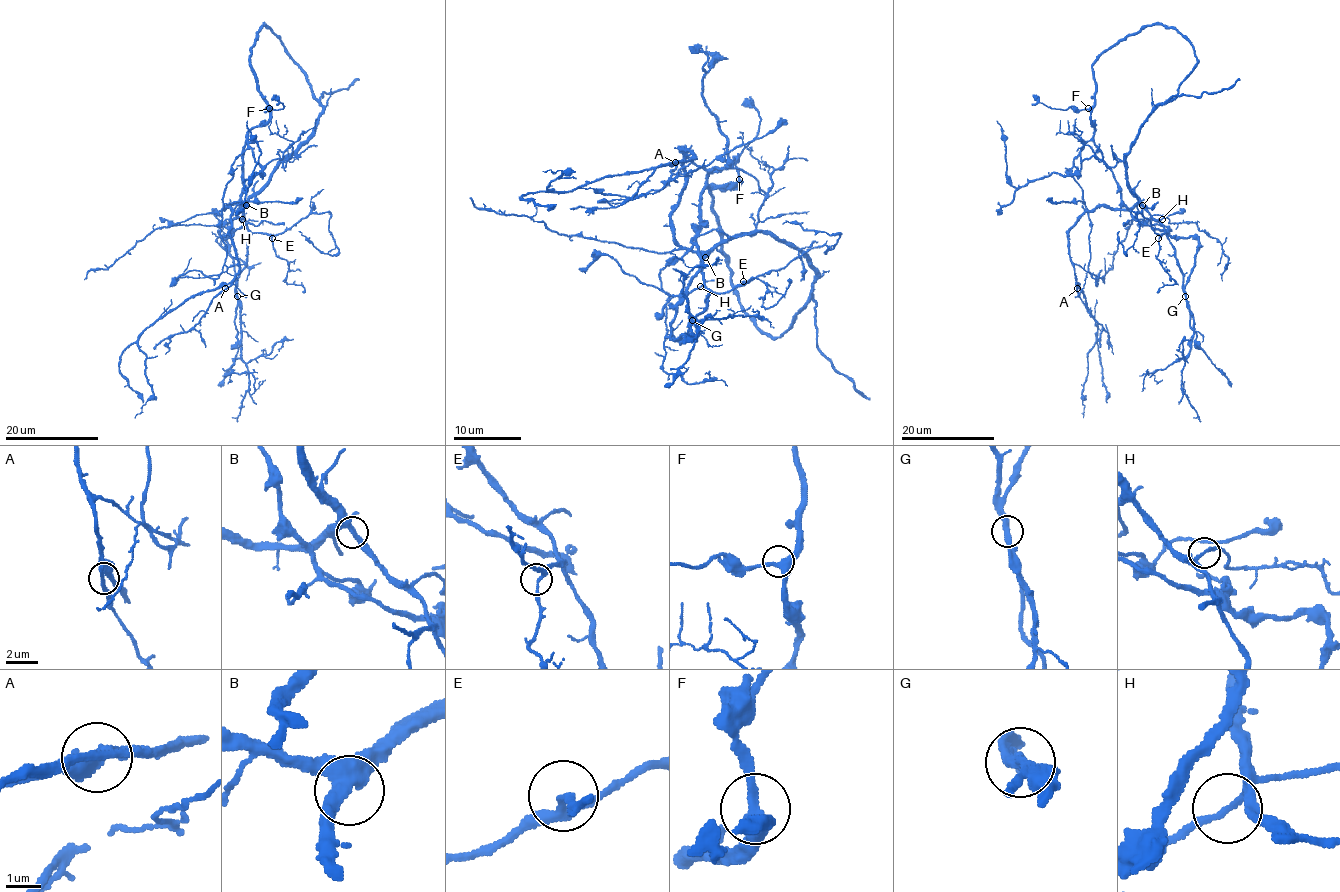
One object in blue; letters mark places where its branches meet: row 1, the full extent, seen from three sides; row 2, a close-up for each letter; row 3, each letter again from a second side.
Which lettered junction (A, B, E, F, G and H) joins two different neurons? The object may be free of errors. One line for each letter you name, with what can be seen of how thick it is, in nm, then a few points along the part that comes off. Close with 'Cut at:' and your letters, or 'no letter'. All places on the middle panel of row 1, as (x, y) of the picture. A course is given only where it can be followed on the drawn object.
Cut at: no letter

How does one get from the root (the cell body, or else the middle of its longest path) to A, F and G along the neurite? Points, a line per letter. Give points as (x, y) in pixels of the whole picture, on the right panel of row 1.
A: (1090, 236), (1088, 270), (1074, 266), (1077, 288)
F: (1090, 236), (1091, 220), (1083, 189), (1072, 176), (1073, 159), (1093, 135), (1088, 108)
G: (1090, 236), (1086, 271), (1070, 256), (1073, 225), (1101, 206), (1129, 210), (1141, 204), (1163, 226), (1185, 296)

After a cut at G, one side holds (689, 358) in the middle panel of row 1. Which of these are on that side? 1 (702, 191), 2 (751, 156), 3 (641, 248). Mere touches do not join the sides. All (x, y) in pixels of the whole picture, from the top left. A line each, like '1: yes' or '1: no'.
1: yes
2: no
3: no

